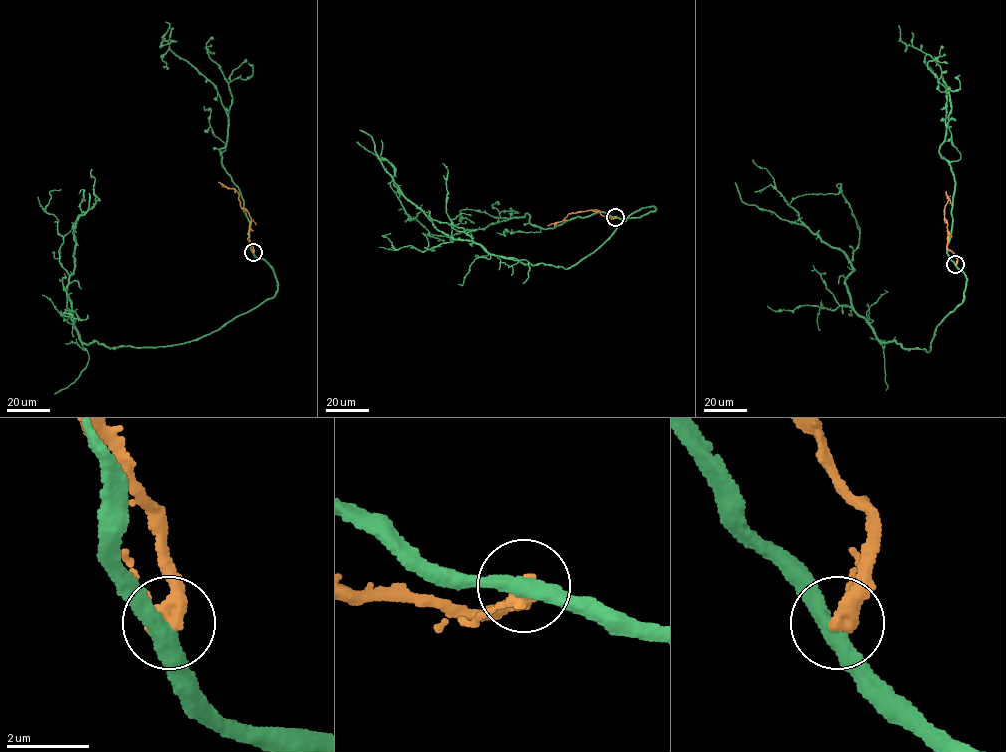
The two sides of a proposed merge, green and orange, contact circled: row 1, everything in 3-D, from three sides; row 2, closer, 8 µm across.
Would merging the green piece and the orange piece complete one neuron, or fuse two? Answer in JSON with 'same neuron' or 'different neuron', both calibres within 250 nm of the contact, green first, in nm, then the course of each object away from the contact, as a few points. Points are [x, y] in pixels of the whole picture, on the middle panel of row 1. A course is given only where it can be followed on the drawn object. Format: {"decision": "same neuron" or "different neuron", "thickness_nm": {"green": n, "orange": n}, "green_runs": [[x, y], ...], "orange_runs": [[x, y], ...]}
{"decision": "different neuron", "thickness_nm": {"green": 400, "orange": 380}, "green_runs": [[615, 217], [656, 210], [629, 214], [566, 269], [522, 264], [451, 241], [397, 192], [393, 165], [356, 141]], "orange_runs": [[615, 217], [605, 217], [590, 209], [568, 213], [562, 221], [547, 225]]}

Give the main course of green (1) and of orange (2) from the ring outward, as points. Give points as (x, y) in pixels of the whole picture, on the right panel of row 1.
1: (955, 264), (964, 300), (935, 327), (929, 352), (879, 340), (854, 310), (847, 255), (800, 221), (752, 160)
2: (955, 264), (957, 258), (947, 248), (944, 206), (949, 199), (945, 192)

